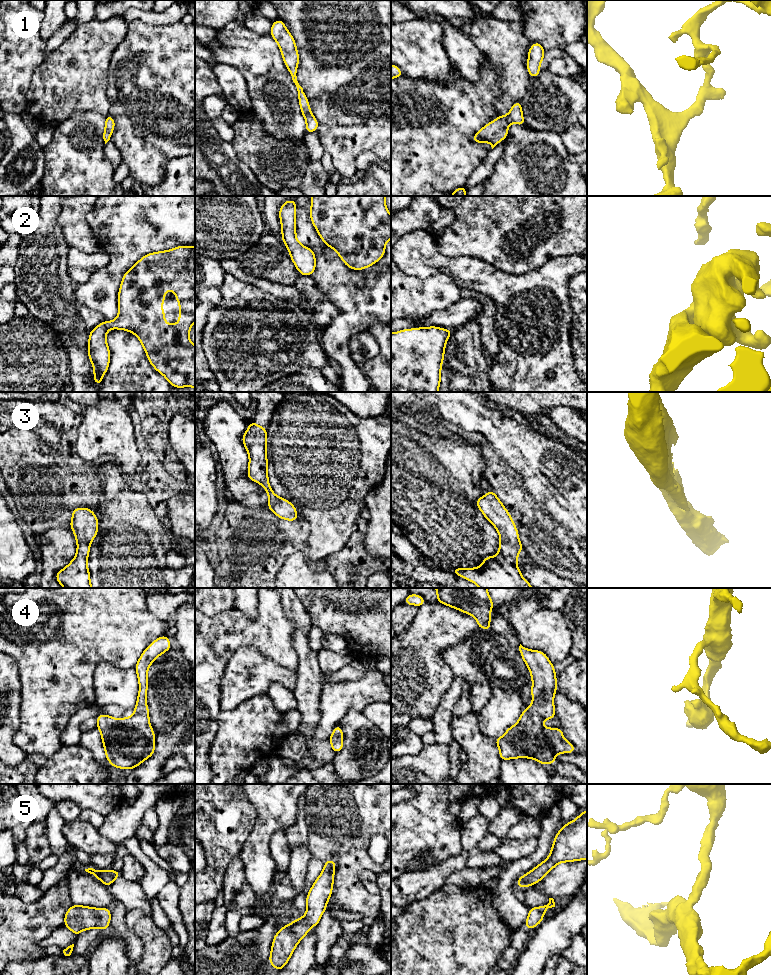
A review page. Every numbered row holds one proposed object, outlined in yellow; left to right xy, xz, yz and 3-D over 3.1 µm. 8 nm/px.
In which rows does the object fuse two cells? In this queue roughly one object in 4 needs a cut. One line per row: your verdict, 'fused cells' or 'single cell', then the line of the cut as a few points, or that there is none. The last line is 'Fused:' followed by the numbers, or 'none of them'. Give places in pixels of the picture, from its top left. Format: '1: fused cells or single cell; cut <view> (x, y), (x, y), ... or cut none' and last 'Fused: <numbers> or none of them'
1: single cell; cut none
2: single cell; cut none
3: single cell; cut none
4: single cell; cut none
5: single cell; cut none
Fused: none of them

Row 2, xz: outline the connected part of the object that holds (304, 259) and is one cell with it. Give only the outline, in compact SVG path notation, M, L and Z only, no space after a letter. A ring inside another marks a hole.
M288 200L279 210L282 241L287 246L291 260L301 275L311 276L316 268L312 249L303 246L296 238L296 200Z

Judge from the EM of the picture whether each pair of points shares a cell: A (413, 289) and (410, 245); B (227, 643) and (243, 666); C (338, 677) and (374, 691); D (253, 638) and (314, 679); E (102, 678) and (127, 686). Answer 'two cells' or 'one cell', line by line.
A: two cells
B: two cells
C: two cells
D: two cells
E: one cell

